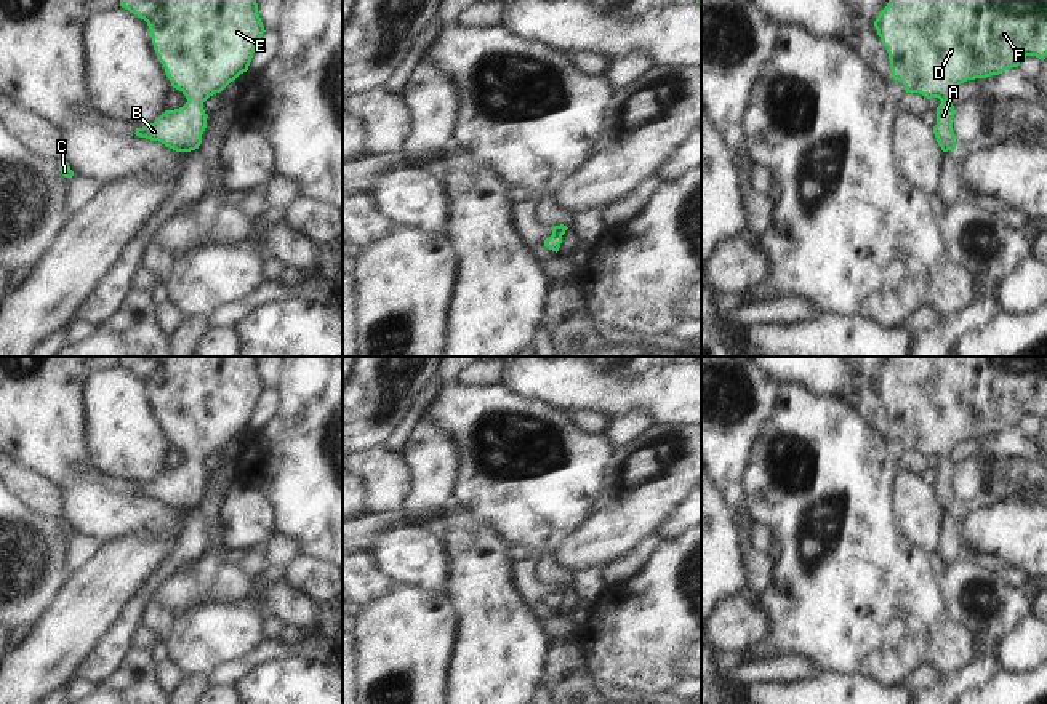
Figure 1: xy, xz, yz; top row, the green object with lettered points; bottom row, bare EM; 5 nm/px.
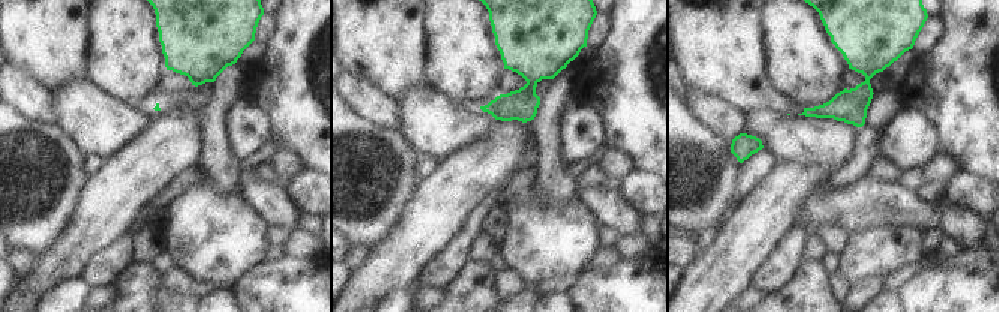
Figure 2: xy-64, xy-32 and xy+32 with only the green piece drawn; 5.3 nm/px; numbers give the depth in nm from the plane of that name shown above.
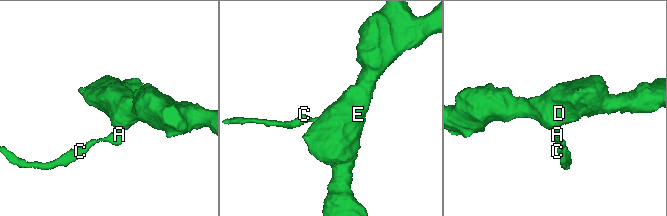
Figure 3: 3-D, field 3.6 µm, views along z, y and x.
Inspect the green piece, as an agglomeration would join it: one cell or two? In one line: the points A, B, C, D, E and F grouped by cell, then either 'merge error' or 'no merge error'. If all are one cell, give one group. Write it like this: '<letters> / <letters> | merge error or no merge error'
A B C D E F | no merge error

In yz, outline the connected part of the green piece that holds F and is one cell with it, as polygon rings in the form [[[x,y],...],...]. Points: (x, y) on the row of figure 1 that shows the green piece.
[[[889,0],[887,6],[874,21],[877,35],[887,48],[893,80],[905,85],[906,93],[919,93],[927,99],[938,98],[941,104],[937,107],[937,125],[933,134],[943,152],[956,149],[956,134],[953,131],[954,106],[948,101],[951,93],[964,82],[999,75],[1012,67],[1018,67],[1026,56],[1045,59],[1047,56],[1047,0]]]

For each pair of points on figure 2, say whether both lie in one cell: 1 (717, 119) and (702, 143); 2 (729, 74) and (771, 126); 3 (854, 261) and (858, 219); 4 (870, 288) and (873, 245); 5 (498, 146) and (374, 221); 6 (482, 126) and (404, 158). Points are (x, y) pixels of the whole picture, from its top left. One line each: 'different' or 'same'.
1: different
2: different
3: different
4: different
5: different
6: different

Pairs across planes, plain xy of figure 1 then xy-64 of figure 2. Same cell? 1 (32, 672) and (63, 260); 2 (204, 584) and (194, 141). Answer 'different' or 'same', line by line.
1: same
2: different

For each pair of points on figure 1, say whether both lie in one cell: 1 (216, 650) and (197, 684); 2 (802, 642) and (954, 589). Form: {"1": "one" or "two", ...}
{"1": "two", "2": "two"}

